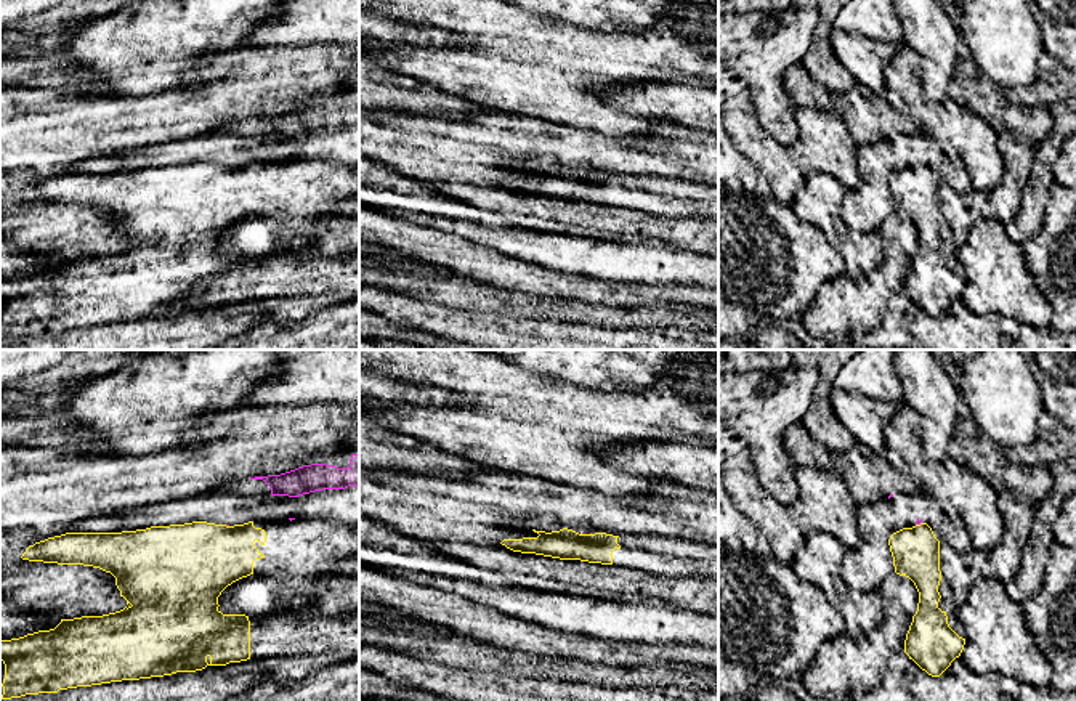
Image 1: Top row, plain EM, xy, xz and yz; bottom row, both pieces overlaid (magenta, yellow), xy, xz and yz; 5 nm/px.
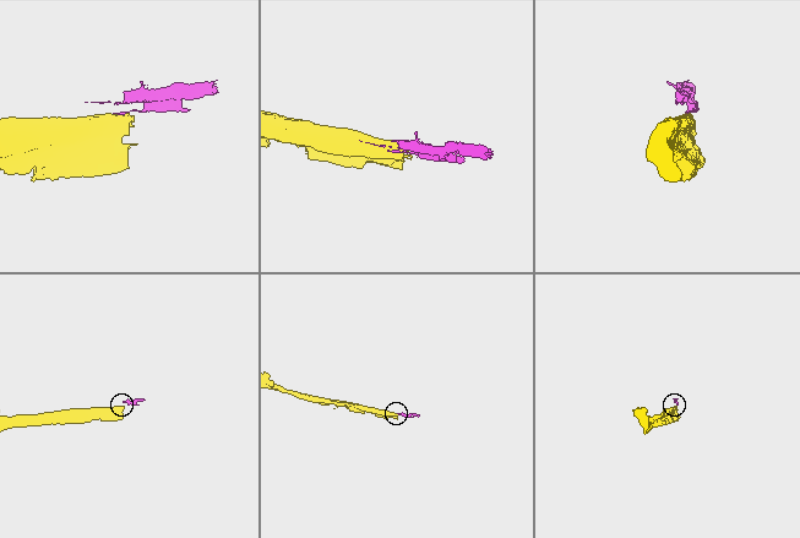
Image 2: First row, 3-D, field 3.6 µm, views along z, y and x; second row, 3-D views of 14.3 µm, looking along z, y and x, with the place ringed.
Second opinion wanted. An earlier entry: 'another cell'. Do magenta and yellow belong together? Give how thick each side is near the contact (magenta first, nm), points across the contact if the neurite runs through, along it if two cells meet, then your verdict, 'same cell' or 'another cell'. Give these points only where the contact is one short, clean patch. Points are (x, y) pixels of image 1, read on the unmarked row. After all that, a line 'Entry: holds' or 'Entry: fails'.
20 nm thick on the magenta side, 240 nm on the other; border along yz (921, 162), (916, 166); another cell
Entry: holds

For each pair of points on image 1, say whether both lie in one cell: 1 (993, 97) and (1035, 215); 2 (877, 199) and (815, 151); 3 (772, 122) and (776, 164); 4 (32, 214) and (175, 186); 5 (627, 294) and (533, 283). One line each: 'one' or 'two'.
1: two
2: two
3: two
4: two
5: one

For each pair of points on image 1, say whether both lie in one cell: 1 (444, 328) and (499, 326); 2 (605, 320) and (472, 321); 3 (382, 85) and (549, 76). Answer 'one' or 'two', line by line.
1: one
2: two
3: two

